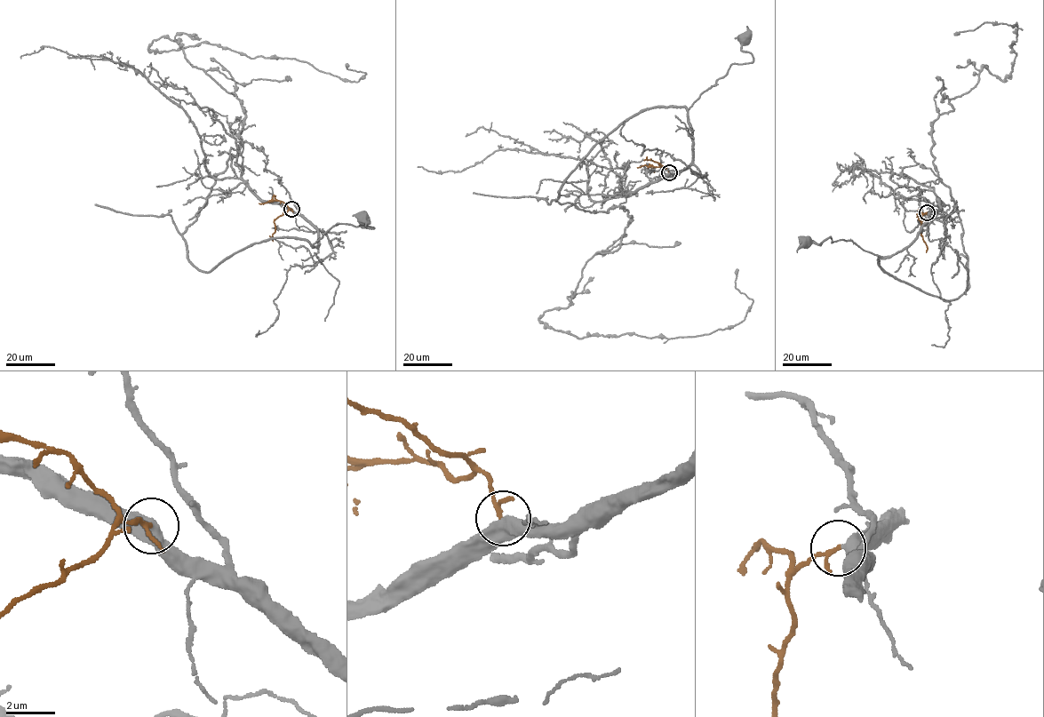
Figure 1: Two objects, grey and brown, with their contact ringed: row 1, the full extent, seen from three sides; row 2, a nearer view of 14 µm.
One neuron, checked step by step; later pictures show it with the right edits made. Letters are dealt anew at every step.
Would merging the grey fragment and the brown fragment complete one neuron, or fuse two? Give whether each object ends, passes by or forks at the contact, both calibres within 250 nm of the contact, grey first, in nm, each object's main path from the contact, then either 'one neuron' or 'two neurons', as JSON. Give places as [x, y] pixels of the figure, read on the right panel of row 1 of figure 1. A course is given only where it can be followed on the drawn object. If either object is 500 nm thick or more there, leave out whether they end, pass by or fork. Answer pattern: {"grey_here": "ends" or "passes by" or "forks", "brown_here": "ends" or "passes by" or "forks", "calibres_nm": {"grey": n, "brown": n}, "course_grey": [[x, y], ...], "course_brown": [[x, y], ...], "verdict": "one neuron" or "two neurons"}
{"calibres_nm": {"grey": 500, "brown": 130}, "course_grey": [[928, 212], [918, 237], [895, 254], [881, 257], [848, 240], [832, 242], [830, 236], [821, 243], [803, 242]], "course_brown": [[927, 212], [922, 216], [920, 234], [927, 246], [926, 252]], "verdict": "one neuron"}

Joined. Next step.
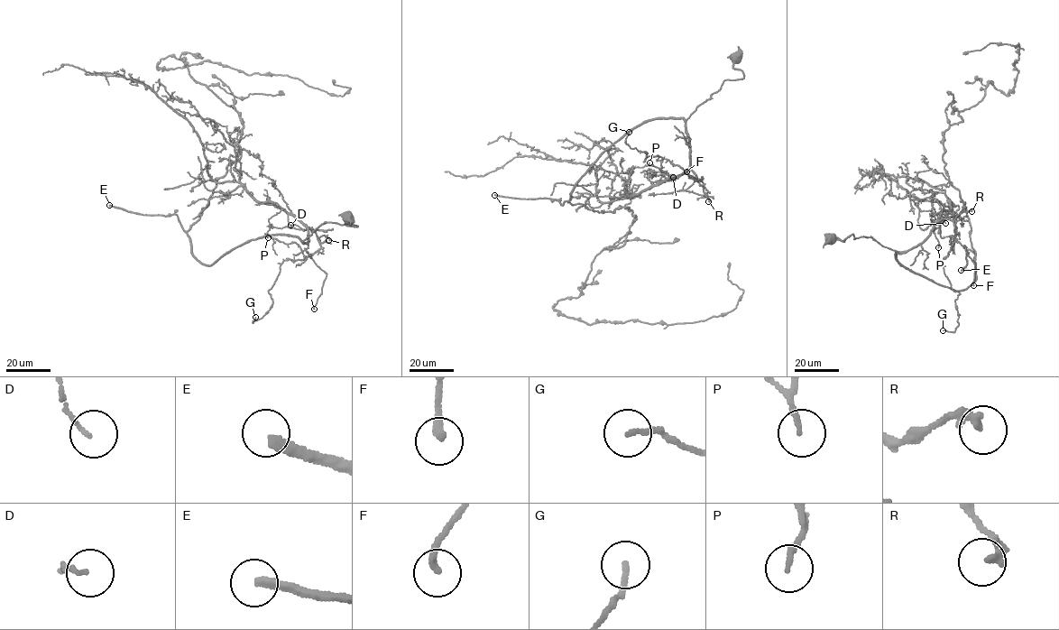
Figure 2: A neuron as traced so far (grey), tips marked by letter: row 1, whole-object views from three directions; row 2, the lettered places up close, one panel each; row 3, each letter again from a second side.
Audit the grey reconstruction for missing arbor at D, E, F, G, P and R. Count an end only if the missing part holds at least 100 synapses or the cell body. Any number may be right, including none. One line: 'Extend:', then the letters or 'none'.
Extend: E

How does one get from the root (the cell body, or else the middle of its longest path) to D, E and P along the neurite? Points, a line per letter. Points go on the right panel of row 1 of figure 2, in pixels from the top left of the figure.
D: (829, 238), (843, 241), (852, 234), (908, 251), (928, 236), (940, 214), (945, 223)
E: (829, 238), (871, 237), (898, 252), (907, 269), (959, 291), (975, 281), (969, 249), (961, 270)
P: (829, 238), (843, 241), (852, 234), (908, 251), (928, 236), (939, 212), (933, 229), (938, 247)

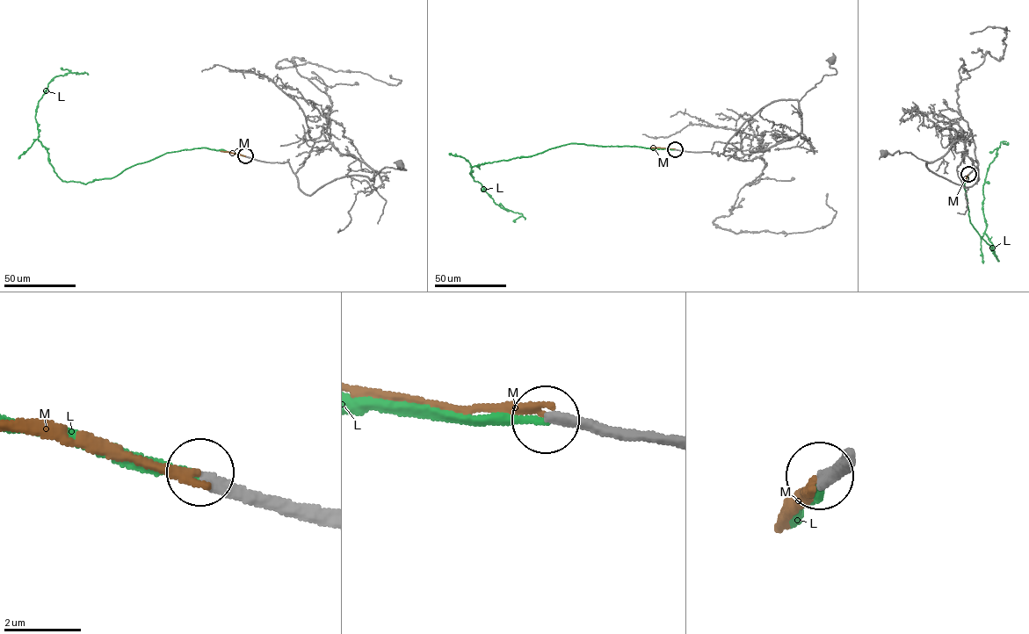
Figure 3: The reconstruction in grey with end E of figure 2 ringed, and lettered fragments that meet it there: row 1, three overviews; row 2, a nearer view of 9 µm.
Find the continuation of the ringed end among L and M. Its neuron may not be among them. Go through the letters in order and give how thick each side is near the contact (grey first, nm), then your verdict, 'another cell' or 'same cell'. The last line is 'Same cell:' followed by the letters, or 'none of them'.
L: 280/130 nm | same cell
M: 280/240 nm | another cell
Same cell: L

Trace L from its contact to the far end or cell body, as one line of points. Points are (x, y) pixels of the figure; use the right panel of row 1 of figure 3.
L: (969, 174), (964, 184), (970, 221), (998, 261), (985, 234), (983, 184), (1000, 143), (1008, 142)

